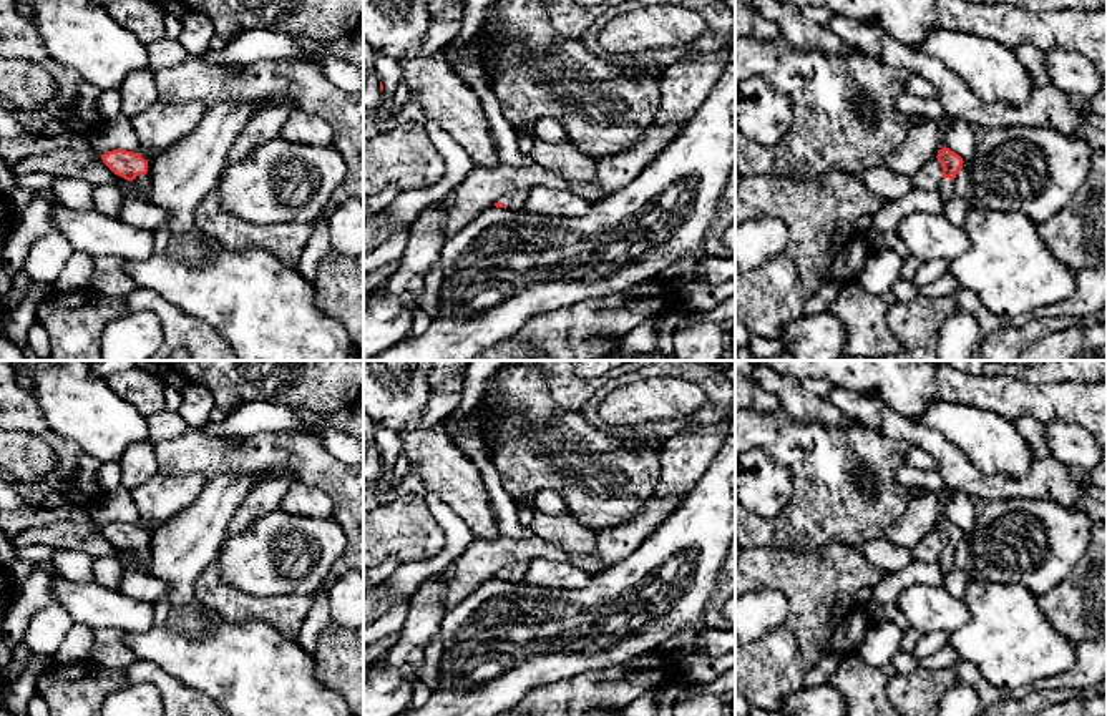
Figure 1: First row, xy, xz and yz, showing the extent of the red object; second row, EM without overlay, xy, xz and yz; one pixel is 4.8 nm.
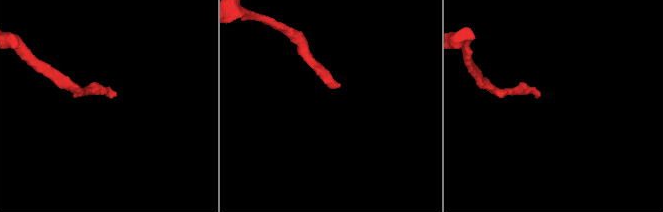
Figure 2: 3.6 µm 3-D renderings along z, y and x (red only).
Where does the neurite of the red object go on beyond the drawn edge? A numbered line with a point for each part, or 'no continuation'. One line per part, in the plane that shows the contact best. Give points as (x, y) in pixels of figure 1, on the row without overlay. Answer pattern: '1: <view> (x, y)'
1: xy (140, 559)

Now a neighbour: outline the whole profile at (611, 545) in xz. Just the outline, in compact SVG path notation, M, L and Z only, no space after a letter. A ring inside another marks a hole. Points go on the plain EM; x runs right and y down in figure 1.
M649 497L629 522L594 530L594 547L589 562L604 568L629 557L656 527L675 510L675 498Z

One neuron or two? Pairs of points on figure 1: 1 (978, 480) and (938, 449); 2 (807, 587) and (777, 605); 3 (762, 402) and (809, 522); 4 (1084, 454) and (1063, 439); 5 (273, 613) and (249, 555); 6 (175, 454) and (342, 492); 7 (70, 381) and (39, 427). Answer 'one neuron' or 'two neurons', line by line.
1: one neuron
2: two neurons
3: two neurons
4: one neuron
5: two neurons
6: one neuron
7: two neurons

